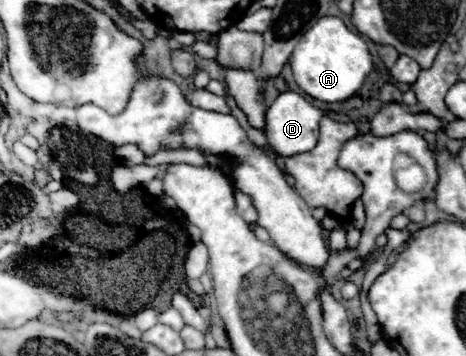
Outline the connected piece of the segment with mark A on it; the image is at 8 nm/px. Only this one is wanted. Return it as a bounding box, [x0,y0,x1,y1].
[290,16,374,102]

